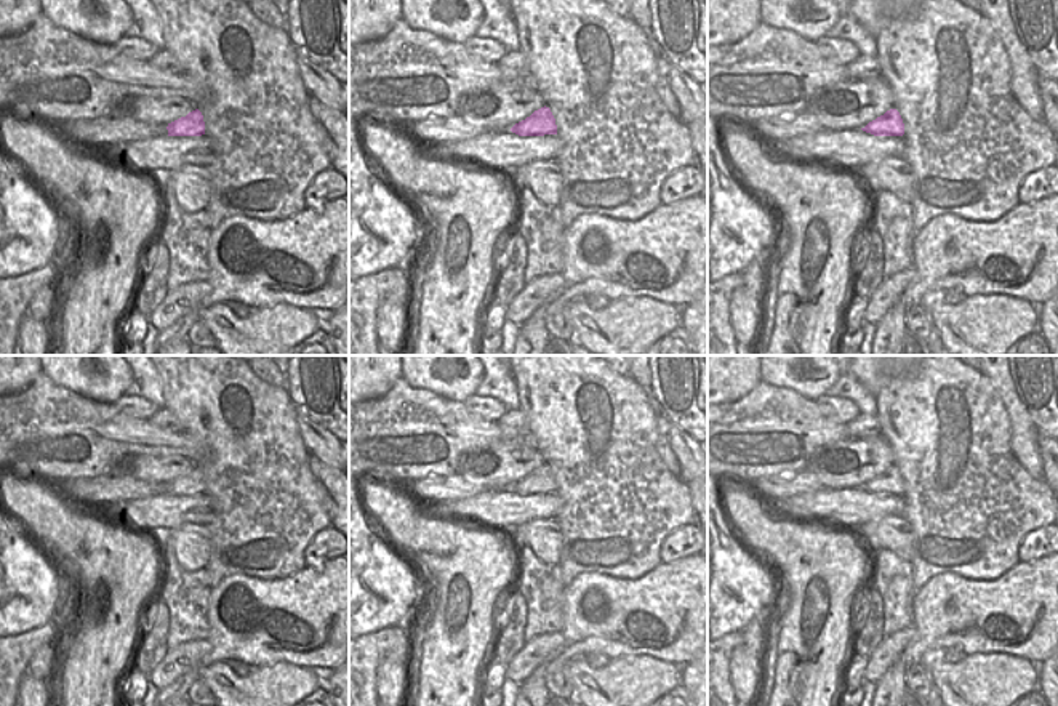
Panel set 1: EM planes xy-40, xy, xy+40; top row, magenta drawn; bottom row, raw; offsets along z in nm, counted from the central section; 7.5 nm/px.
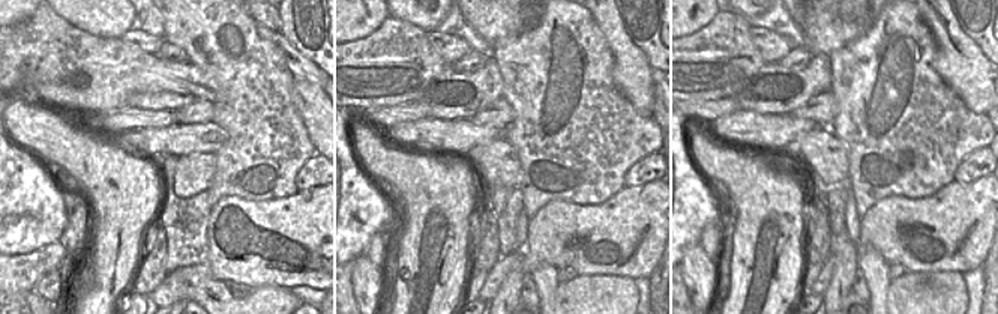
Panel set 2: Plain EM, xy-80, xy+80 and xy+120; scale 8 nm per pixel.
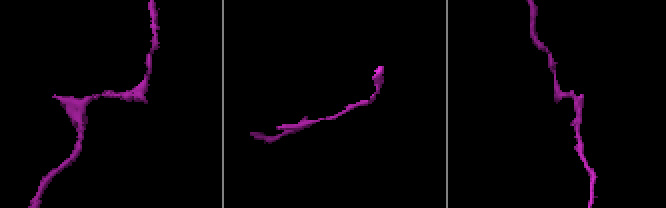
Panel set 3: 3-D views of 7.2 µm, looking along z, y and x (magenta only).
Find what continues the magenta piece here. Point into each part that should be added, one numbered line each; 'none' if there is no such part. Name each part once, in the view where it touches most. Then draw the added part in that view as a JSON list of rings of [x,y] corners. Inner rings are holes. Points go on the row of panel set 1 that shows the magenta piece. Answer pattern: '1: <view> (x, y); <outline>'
none

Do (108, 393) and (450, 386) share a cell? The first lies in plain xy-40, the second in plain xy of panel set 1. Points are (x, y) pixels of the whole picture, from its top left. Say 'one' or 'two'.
one

